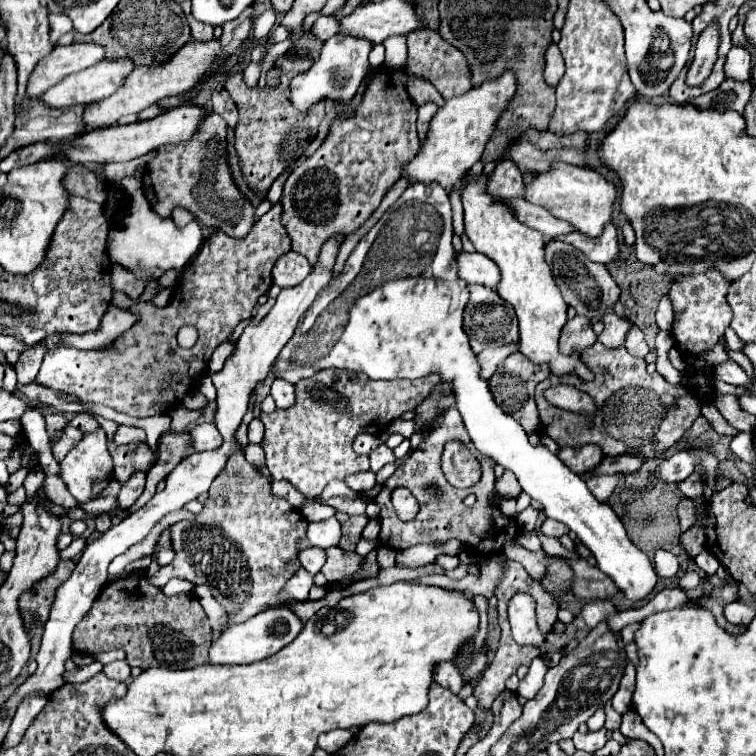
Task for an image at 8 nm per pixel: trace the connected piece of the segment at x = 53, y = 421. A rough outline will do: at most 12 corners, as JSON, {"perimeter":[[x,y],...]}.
{"perimeter":[[42,410],[50,436],[64,428],[66,420],[60,414]]}

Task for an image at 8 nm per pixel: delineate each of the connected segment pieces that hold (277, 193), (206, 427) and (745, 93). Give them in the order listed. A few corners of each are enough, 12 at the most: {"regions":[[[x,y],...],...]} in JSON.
{"regions":[[[285,170],[271,185],[267,198],[275,206],[289,176]],[[216,426],[190,430],[196,452],[214,450],[222,442]],[[724,80],[716,90],[688,100],[698,110],[742,114],[750,82]]]}

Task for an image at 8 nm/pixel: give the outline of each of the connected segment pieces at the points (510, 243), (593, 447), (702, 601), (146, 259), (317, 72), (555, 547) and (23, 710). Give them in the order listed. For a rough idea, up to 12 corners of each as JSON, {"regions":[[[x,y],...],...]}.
{"regions":[[[488,174],[460,178],[464,226],[492,258],[516,310],[520,352],[552,374],[594,374],[558,336],[568,304],[544,262]],[[598,444],[560,448],[558,458],[582,476],[606,456]],[[714,586],[710,596],[698,598],[698,608],[710,610],[720,628],[738,636],[744,626],[724,618],[724,606],[738,600],[736,590]],[[142,190],[110,222],[110,260],[142,280],[182,270],[202,246],[200,224],[176,228]],[[328,38],[290,82],[292,104],[350,100],[368,72],[368,40]],[[539,513],[536,526],[543,550],[553,556],[573,560],[581,557],[561,545],[559,538],[551,538],[541,533],[540,526],[545,514]],[[26,696],[18,706],[5,748],[14,747],[44,708],[46,698]]]}

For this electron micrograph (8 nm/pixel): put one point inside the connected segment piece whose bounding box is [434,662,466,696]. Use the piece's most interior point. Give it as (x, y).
(447, 675)

